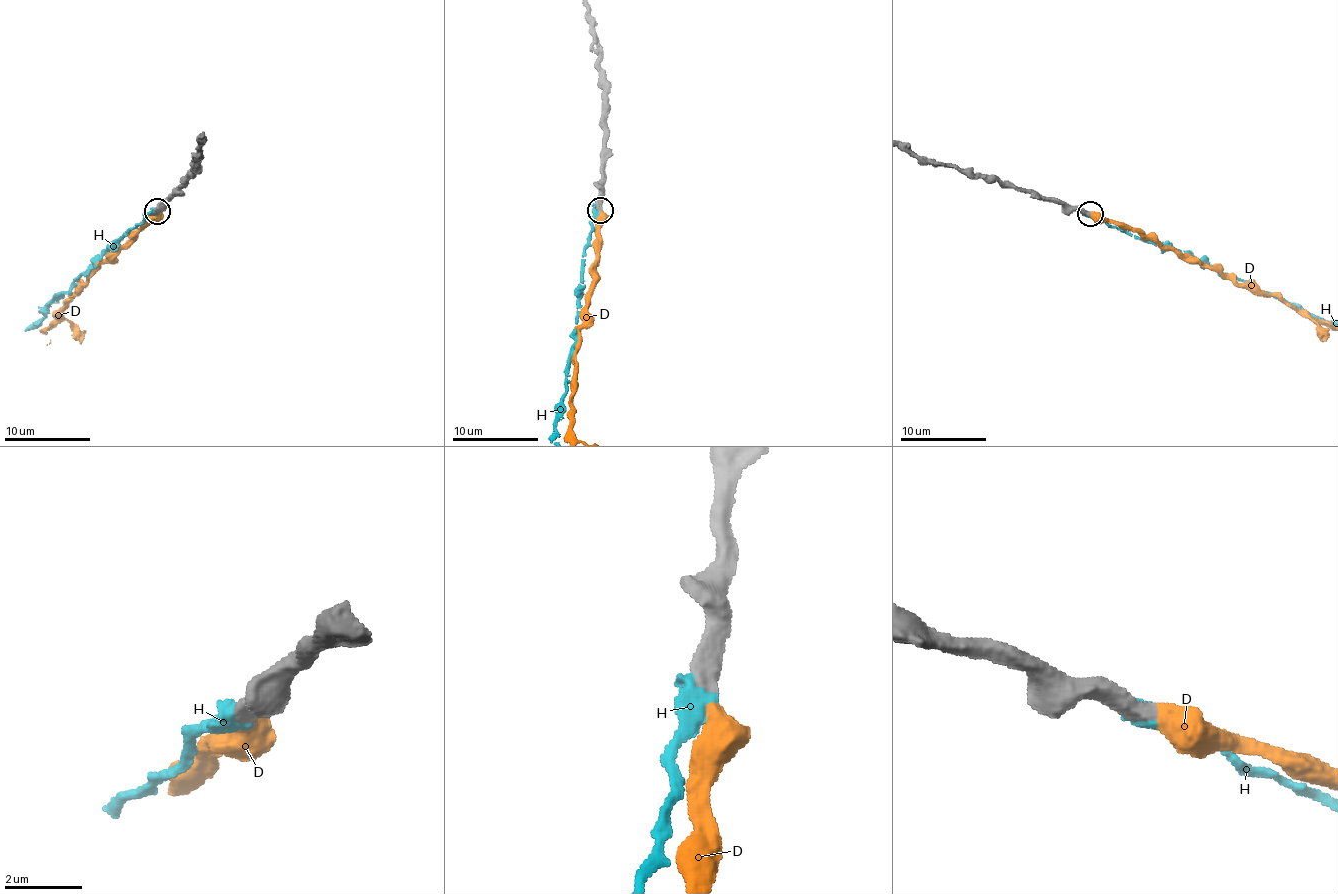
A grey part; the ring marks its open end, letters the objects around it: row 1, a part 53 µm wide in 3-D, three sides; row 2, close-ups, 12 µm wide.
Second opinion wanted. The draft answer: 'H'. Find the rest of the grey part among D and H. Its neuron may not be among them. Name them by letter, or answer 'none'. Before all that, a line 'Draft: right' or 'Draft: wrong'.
Draft: wrong
D

